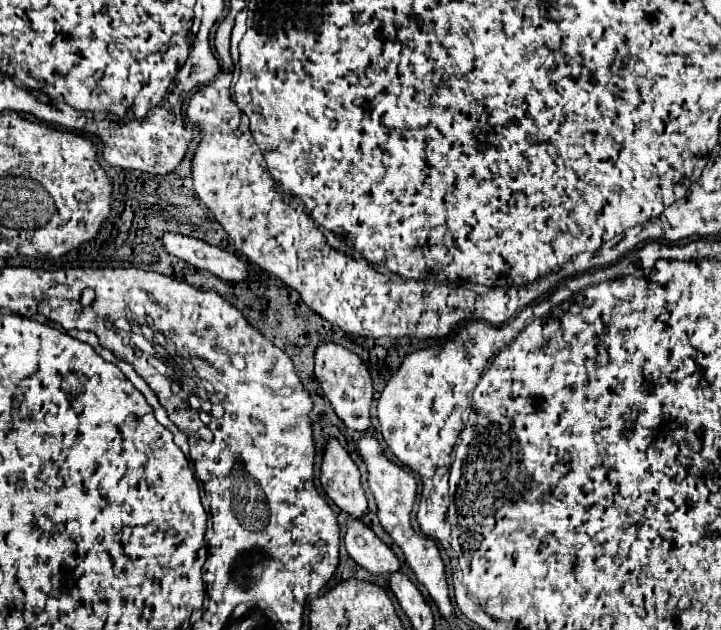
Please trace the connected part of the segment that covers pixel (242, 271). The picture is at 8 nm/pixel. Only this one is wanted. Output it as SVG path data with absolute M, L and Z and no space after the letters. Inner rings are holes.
M164 234L164 246L170 254L190 262L192 266L206 270L214 276L218 276L224 282L244 282L248 278L246 264L234 256L224 252L222 248L210 246L202 240L180 236L180 234Z

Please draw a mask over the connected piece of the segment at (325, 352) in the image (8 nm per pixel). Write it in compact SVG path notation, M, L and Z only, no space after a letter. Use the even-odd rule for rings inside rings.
M320 344L316 350L316 378L320 382L320 388L324 390L324 396L330 400L334 412L338 418L352 430L366 434L372 426L370 422L370 404L372 404L372 376L366 368L366 364L352 354L350 350L338 346L338 344Z

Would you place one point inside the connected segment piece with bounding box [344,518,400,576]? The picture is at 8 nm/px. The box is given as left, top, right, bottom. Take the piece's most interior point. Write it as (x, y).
(370, 553)

